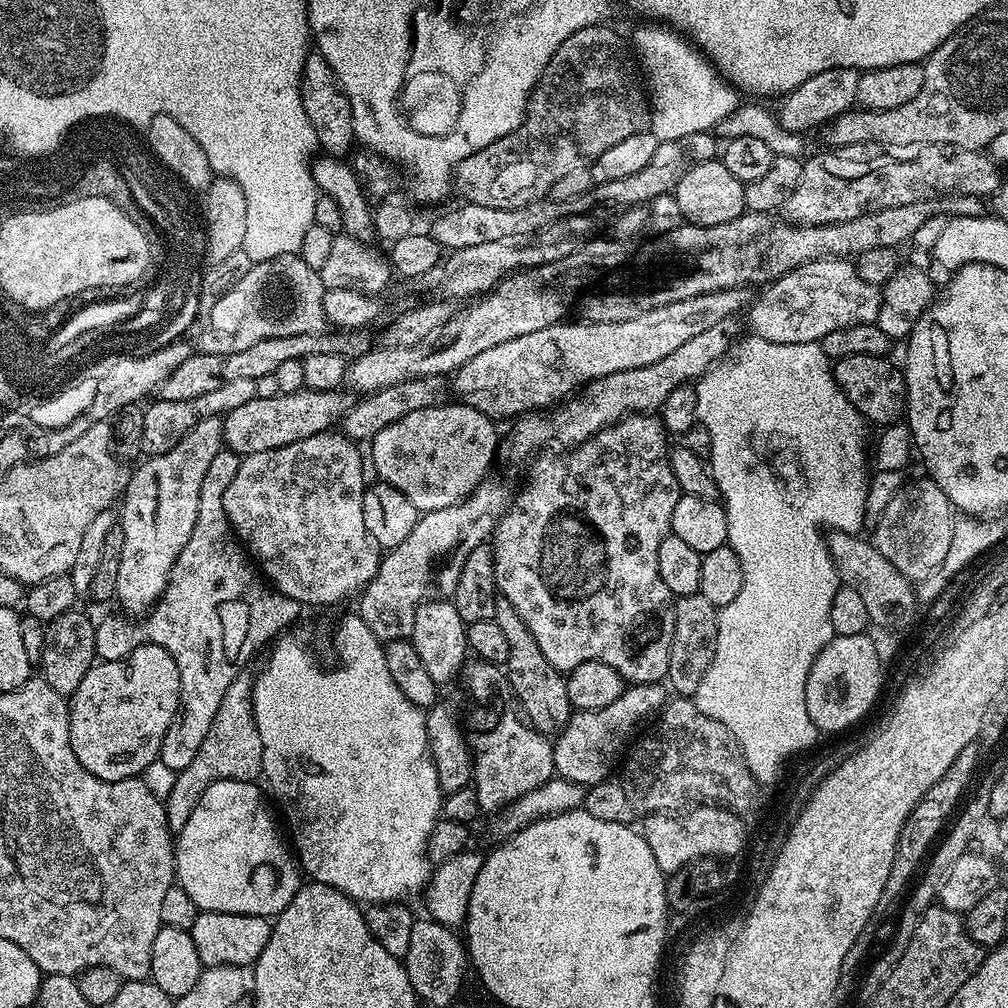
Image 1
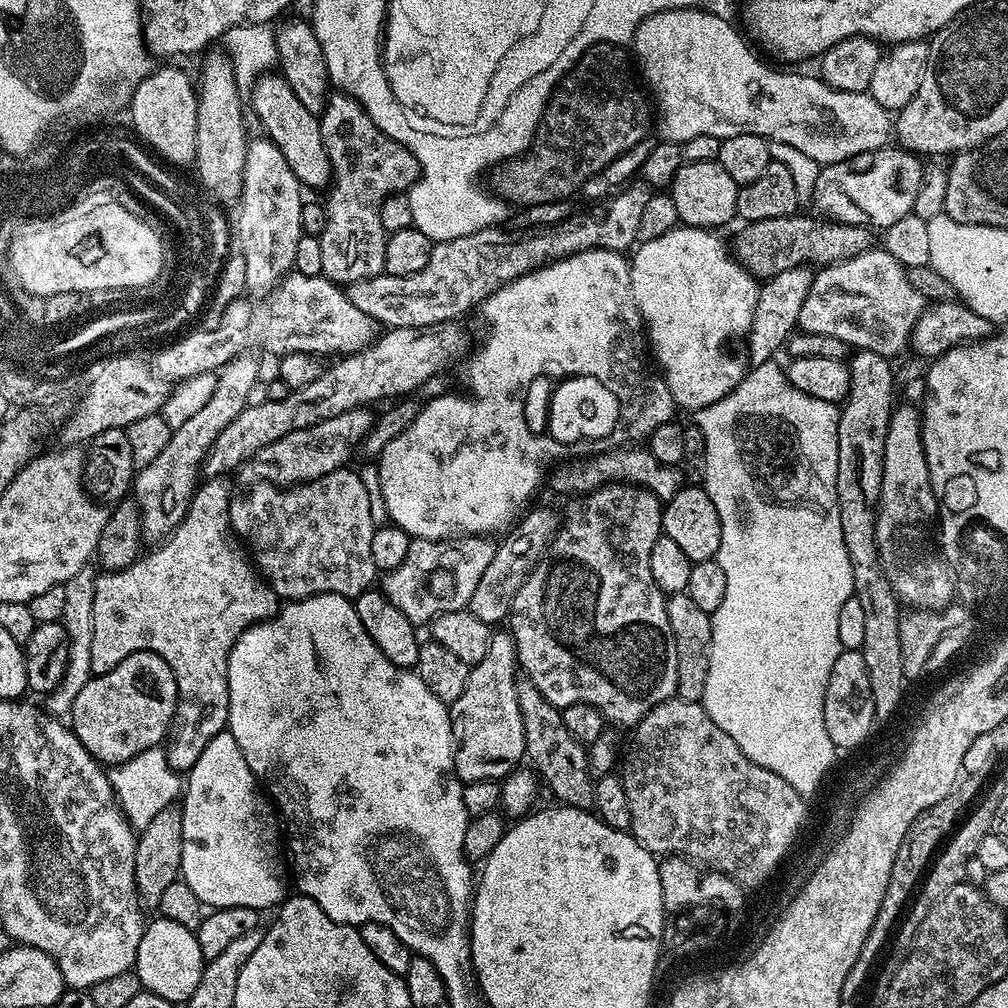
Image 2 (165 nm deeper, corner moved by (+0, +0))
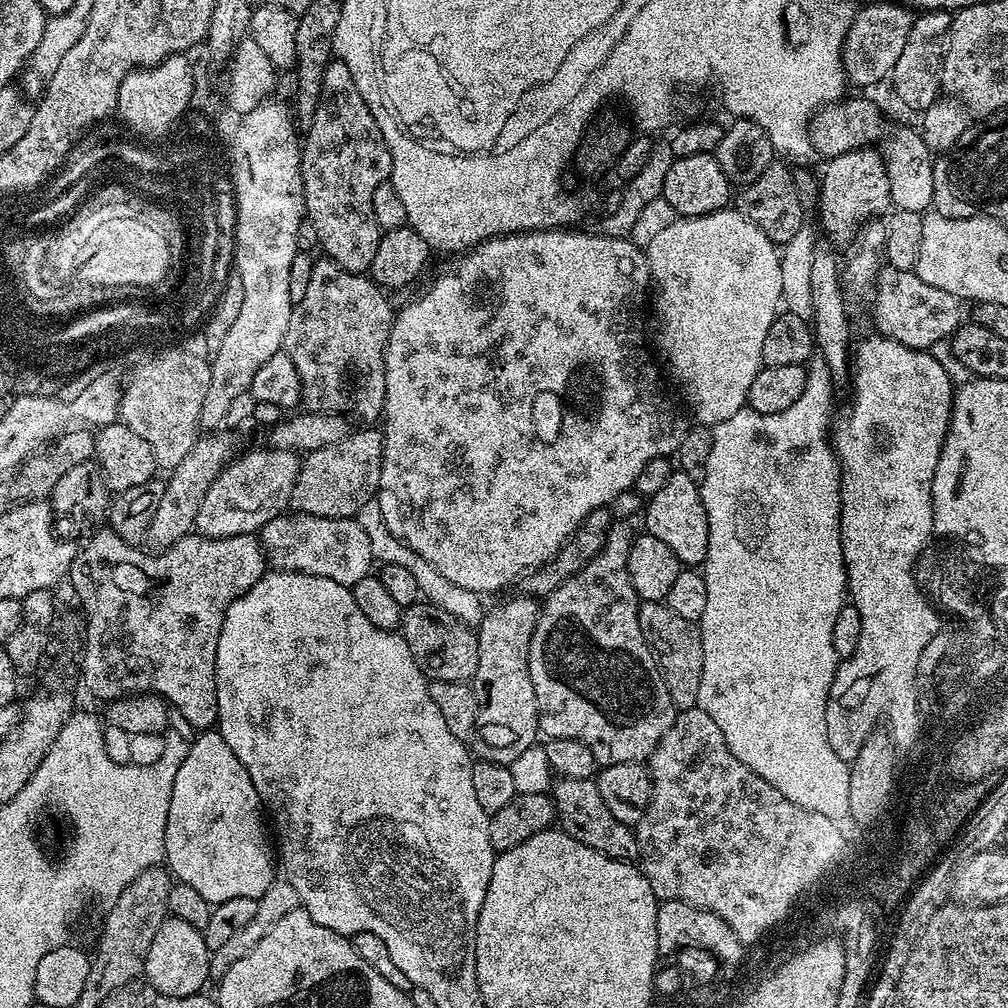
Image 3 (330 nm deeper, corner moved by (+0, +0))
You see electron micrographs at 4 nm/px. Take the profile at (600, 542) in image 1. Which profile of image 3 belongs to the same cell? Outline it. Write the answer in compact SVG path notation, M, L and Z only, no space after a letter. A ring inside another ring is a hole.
M613 526L608 531L606 542L598 555L586 566L582 566L582 570L578 570L578 574L574 574L566 582L562 582L562 586L558 586L549 596L543 597L542 603L539 605L537 625L530 641L529 672L530 681L533 682L534 686L534 696L537 698L539 731L545 737L554 740L558 738L574 738L578 742L590 746L597 765L600 766L621 764L622 762L639 764L647 761L653 750L658 746L662 734L666 734L666 730L670 730L670 726L676 721L678 711L672 704L670 690L666 690L666 682L660 673L660 663L656 661L656 656L653 654L651 646L648 645L646 638L642 634L642 626L640 625L640 606L642 601L637 596L634 590L634 582L630 582L630 574L628 573L628 559L630 558L630 546L633 539L633 533L628 533L626 529L620 528L620 526Z

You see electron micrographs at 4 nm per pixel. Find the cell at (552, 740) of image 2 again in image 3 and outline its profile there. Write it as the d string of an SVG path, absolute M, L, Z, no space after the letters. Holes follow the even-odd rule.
M561 776L553 783L550 795L556 805L559 827L563 831L570 833L574 838L578 838L578 842L582 842L610 858L632 862L639 857L640 843L636 840L635 831L629 825L618 822L618 818L614 818L614 814L610 814L610 809L606 806L606 801L602 799L602 794L598 794L595 779L587 780L586 778L566 778Z

